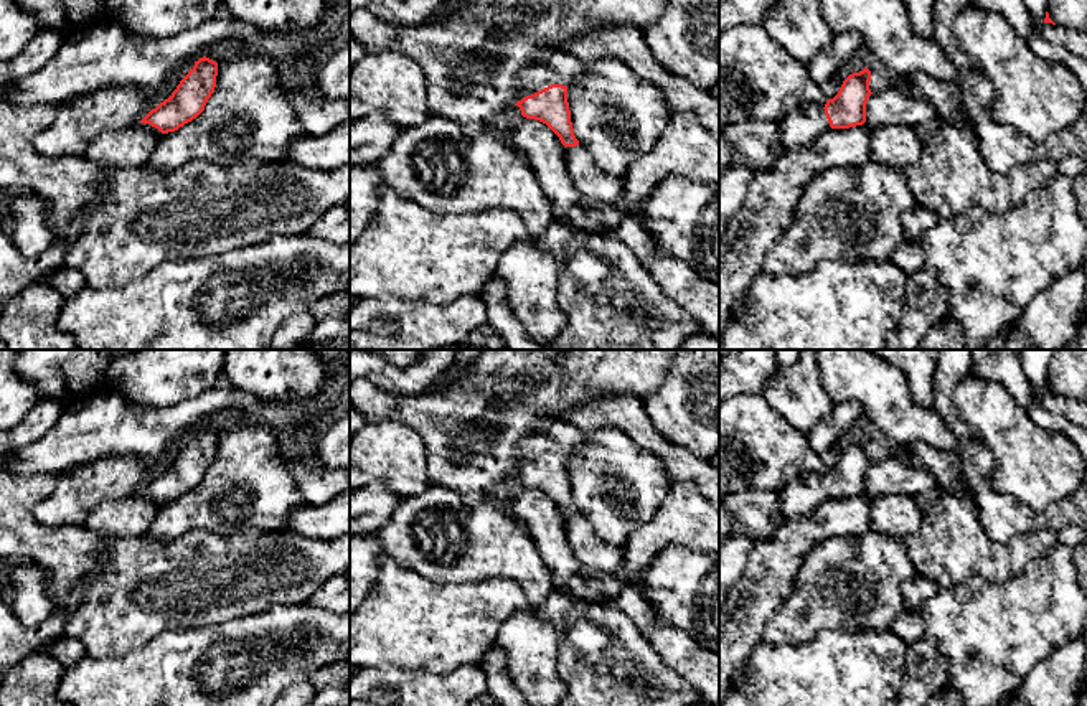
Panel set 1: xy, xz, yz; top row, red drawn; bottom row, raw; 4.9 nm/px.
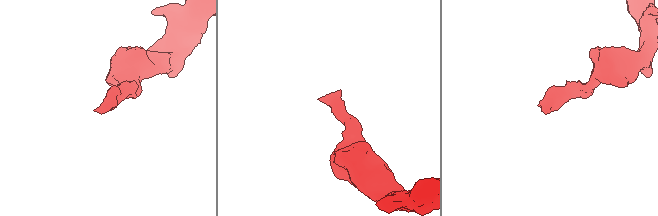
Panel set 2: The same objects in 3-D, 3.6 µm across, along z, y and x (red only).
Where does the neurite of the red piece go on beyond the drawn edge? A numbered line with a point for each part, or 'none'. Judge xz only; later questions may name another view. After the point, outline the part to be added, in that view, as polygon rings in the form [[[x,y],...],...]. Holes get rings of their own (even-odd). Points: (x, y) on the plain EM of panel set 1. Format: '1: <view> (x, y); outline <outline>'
1: xz (548, 437); outline [[[541,421],[521,440],[520,457],[531,465],[551,454],[569,455],[582,444],[582,432],[567,421]]]

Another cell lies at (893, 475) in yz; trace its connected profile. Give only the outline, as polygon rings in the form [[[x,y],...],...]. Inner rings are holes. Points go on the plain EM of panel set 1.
[[[891,450],[886,459],[869,465],[863,497],[871,503],[884,495],[930,498],[935,490],[937,482],[930,470],[911,465],[906,452]]]

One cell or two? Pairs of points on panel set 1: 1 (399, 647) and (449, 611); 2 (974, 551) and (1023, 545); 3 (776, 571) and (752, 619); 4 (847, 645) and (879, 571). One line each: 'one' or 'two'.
1: one
2: one
3: one
4: two

